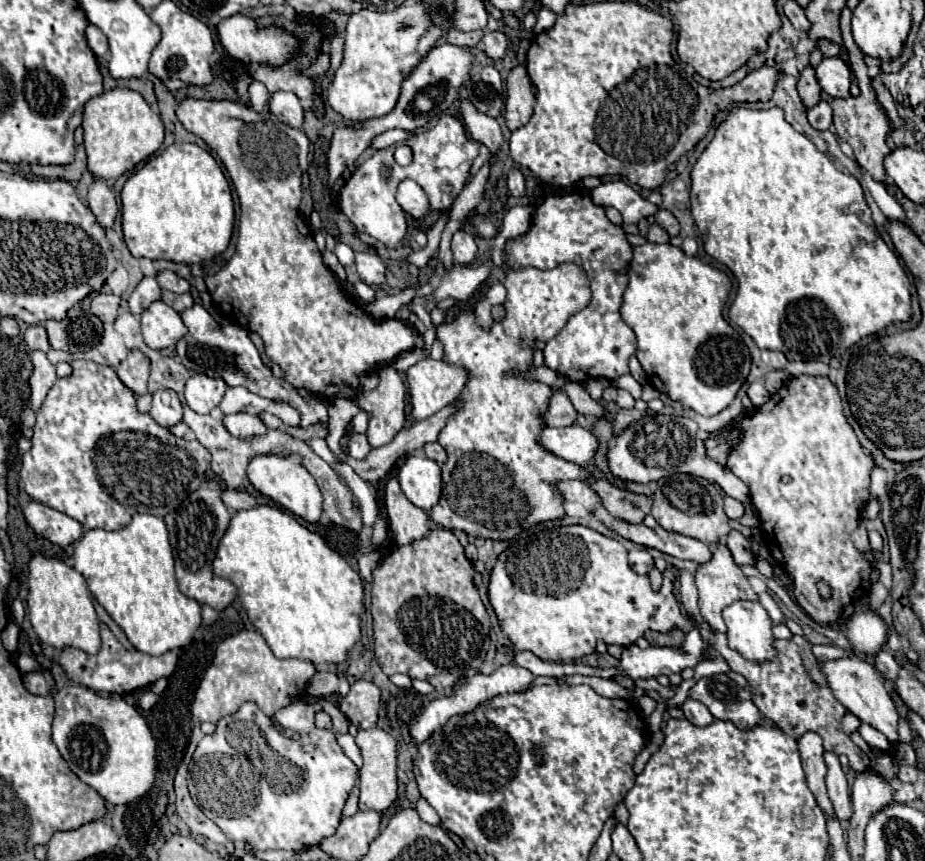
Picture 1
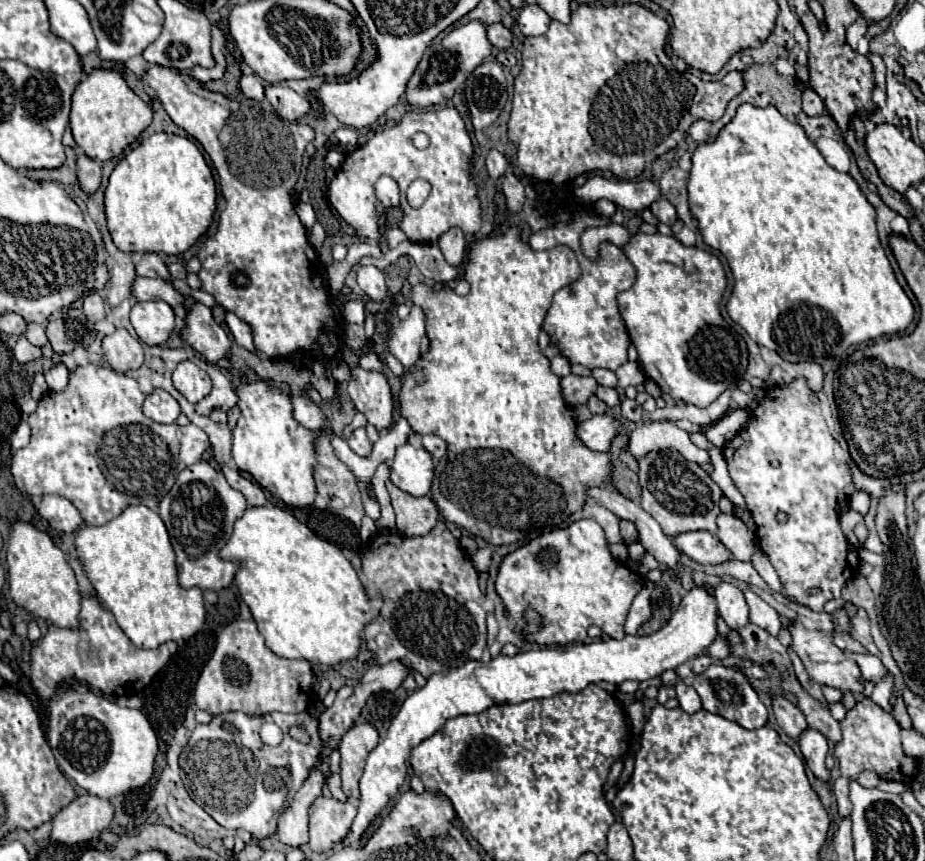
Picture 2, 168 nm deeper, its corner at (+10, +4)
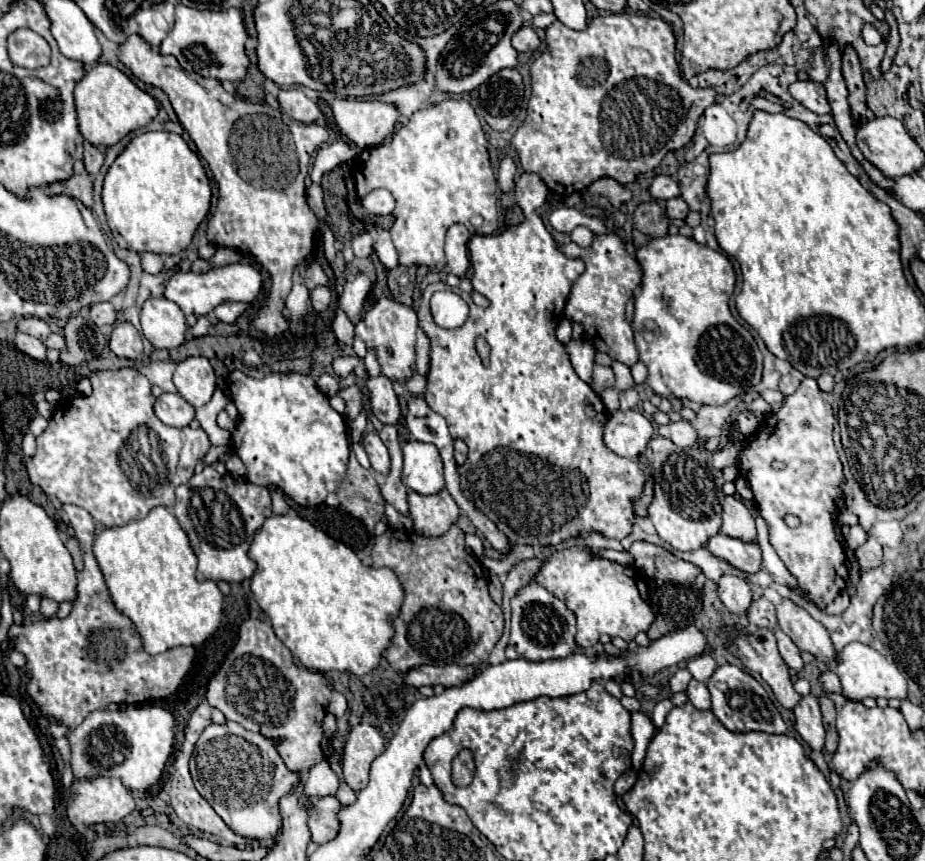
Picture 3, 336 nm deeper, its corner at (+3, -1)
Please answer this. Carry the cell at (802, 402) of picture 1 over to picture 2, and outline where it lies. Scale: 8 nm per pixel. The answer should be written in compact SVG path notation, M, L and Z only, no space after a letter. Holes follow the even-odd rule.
M805 378L793 380L787 388L769 388L765 400L759 402L753 410L753 420L755 424L747 424L747 428L739 432L723 450L723 456L729 464L729 474L747 500L747 506L757 524L759 546L769 556L783 584L785 596L801 606L821 612L823 604L831 598L839 598L841 588L859 572L859 556L855 550L847 548L849 544L839 528L837 514L839 490L851 482L849 468L835 458L835 438L831 436L821 414L821 402L807 386ZM779 510L789 514L785 524L779 524L775 518ZM809 588L819 588L819 592L809 596Z

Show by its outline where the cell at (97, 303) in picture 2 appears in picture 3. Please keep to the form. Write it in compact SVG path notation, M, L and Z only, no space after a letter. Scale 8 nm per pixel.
M94 303L90 307L90 319L102 327L102 325L114 325L116 321L116 309L112 303Z

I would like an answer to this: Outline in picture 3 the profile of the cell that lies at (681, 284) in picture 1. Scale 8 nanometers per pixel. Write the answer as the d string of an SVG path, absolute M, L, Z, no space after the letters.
M664 235L640 247L636 259L642 265L644 279L640 293L634 297L636 309L632 329L640 359L648 367L648 385L658 395L674 395L678 399L690 399L714 407L724 405L748 387L758 385L762 377L762 353L750 331L744 329L728 309L728 297L736 283L736 273L728 257L706 245L698 245L694 239Z

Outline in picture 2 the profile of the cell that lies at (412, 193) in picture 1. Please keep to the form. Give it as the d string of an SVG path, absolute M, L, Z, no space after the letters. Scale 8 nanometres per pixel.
M381 176L375 184L375 196L377 200L385 206L385 208L391 208L391 206L399 206L399 188L395 184L393 178L389 176Z

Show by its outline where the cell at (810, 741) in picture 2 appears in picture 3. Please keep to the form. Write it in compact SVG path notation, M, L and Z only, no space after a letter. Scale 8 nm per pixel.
M814 695L802 697L802 701L798 703L798 707L794 709L796 715L796 731L800 733L800 737L814 749L814 751L824 751L824 743L826 743L826 731L822 727L822 719L820 719L820 707L818 707L818 699Z

